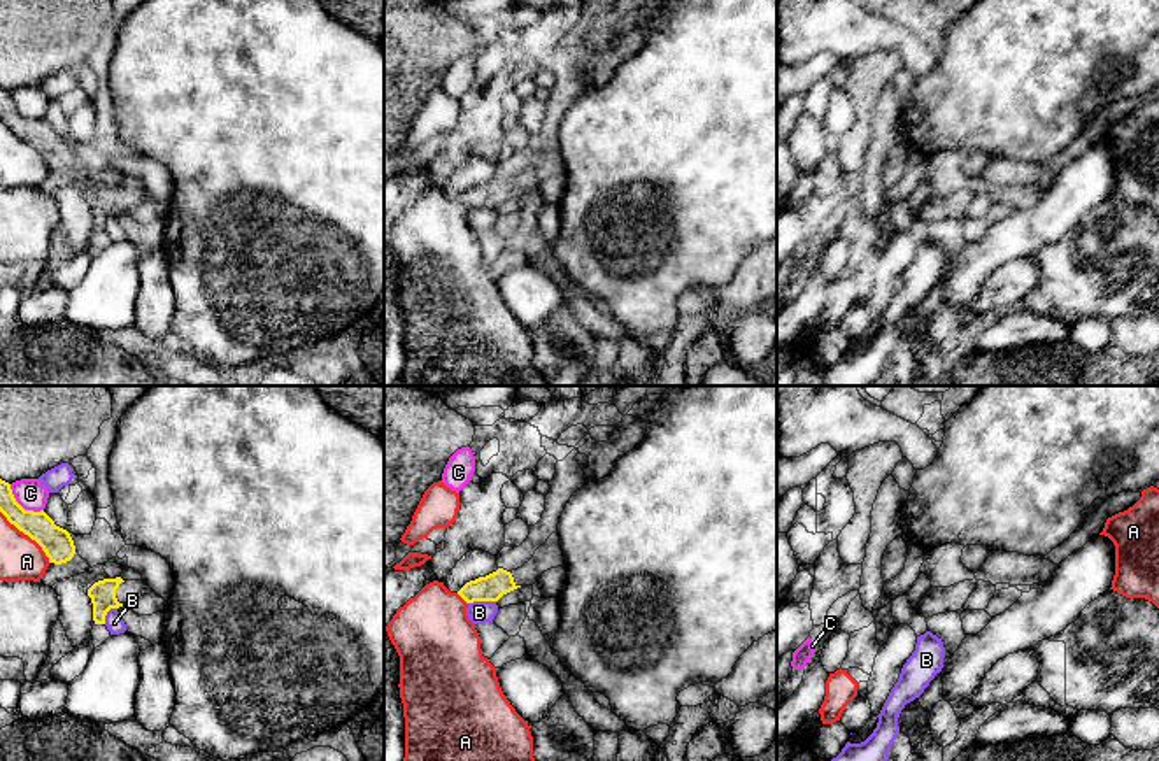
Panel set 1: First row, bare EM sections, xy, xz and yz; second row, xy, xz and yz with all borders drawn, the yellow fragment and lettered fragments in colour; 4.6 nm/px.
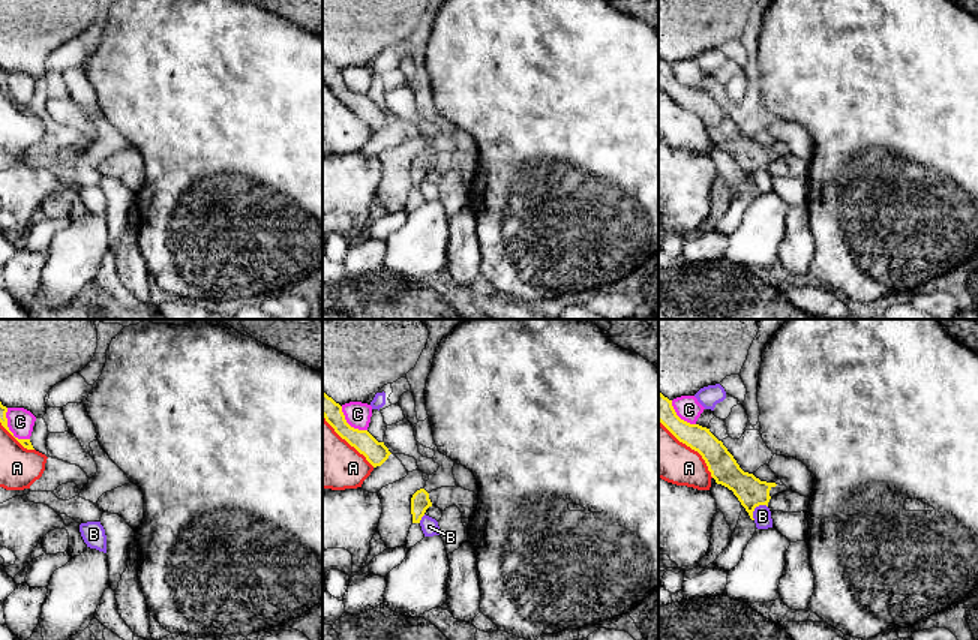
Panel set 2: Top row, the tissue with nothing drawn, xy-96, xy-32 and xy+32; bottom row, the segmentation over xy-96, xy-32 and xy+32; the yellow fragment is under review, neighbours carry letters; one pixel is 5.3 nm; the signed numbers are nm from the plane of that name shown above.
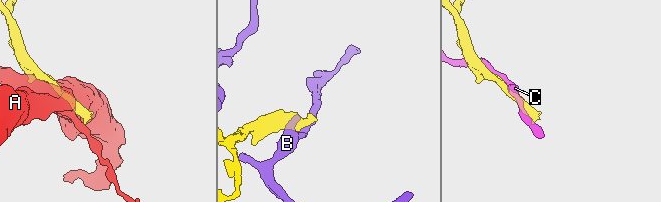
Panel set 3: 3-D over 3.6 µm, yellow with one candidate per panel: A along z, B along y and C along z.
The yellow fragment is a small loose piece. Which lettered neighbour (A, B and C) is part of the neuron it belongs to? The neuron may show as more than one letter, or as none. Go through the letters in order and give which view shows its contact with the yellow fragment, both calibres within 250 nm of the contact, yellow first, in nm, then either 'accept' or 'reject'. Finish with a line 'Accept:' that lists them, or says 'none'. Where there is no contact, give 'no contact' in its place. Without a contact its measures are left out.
A: xy | 140/200 nm | reject
B: xz | 120/110 nm | reject
C: xy | 140/140 nm | reject
Accept: none

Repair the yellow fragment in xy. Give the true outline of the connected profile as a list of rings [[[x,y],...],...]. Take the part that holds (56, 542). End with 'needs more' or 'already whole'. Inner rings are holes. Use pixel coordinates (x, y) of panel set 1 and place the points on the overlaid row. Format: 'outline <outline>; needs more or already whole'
outline [[[0,479],[0,512],[19,531],[35,540],[49,563],[61,565],[74,558],[75,545],[70,533],[54,524],[44,512],[25,510],[14,498],[11,484]]]; already whole

